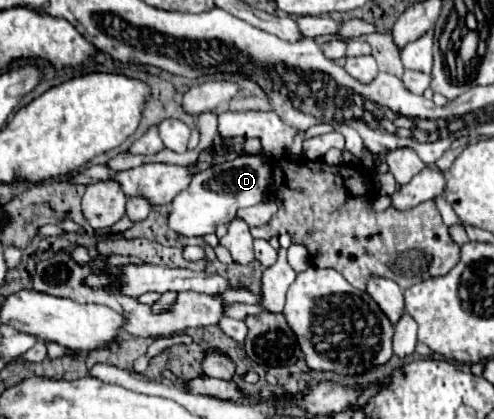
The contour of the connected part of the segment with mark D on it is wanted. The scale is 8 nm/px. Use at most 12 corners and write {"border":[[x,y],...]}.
{"border":[[262,154],[194,174],[172,200],[182,236],[228,226],[272,188]]}

